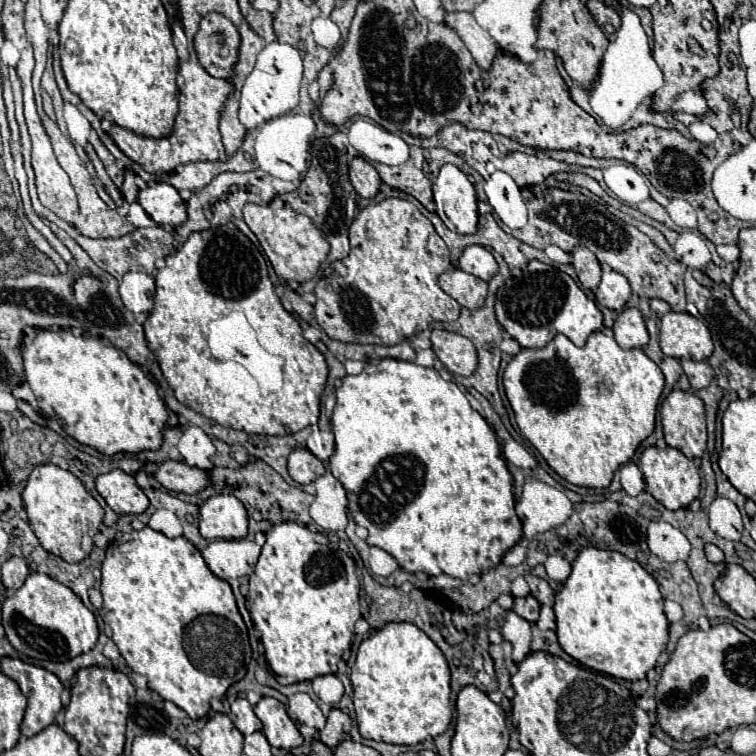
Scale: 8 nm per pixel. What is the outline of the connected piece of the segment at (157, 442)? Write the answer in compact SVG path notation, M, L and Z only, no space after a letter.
M39 330L33 344L23 348L23 366L27 382L37 398L37 404L45 416L57 416L63 430L81 444L95 448L101 454L117 452L143 452L157 450L163 442L163 428L167 424L167 406L159 396L159 390L145 372L133 364L119 348L107 346L95 338L73 336L71 332Z

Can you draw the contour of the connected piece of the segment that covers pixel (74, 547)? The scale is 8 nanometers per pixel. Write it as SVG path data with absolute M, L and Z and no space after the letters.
M55 464L35 466L21 498L29 516L29 524L39 538L39 544L47 552L61 556L69 564L83 562L91 554L93 538L99 532L103 520L103 508L85 490L77 476L73 476L69 470L61 470Z

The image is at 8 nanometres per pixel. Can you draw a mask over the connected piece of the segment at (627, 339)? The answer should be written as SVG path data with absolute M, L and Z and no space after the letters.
M625 308L617 314L613 324L615 340L621 348L643 348L649 342L649 334L643 322L643 316L637 308Z

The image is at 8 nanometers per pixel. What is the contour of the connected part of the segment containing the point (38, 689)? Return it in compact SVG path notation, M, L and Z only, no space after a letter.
M3 658L1 660L1 672L5 676L9 676L11 680L15 680L21 688L21 692L27 698L27 710L25 710L25 718L21 722L21 732L25 736L35 736L37 732L41 732L43 728L47 728L49 724L53 724L55 714L61 710L61 692L63 692L63 684L59 682L59 678L51 672L47 672L45 668L37 668L33 664L15 660L15 658Z

